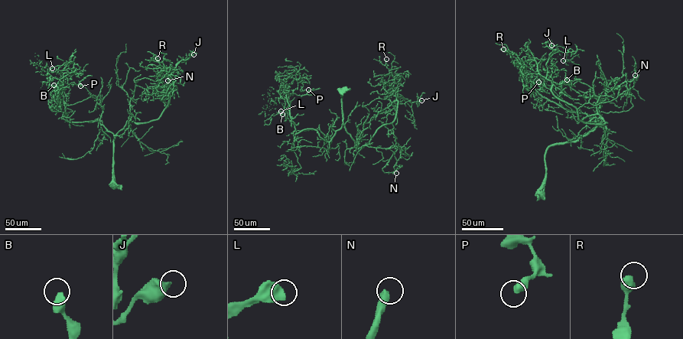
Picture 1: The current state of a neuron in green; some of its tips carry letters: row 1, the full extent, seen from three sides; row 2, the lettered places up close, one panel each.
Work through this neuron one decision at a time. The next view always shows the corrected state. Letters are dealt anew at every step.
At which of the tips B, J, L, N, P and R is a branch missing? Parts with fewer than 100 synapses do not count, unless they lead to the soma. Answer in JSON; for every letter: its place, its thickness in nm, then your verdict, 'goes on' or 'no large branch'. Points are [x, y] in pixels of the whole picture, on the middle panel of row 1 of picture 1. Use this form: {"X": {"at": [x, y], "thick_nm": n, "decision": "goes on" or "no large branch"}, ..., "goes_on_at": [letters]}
{"B": {"at": [282, 114], "thick_nm": 460, "decision": "no large branch"}, "J": {"at": [421, 100], "thick_nm": 550, "decision": "no large branch"}, "L": {"at": [281, 111], "thick_nm": 600, "decision": "no large branch"}, "N": {"at": [396, 173], "thick_nm": 480, "decision": "goes on"}, "P": {"at": [308, 89], "thick_nm": 460, "decision": "no large branch"}, "R": {"at": [386, 59], "thick_nm": 500, "decision": "no large branch"}, "goes_on_at": ["N"]}

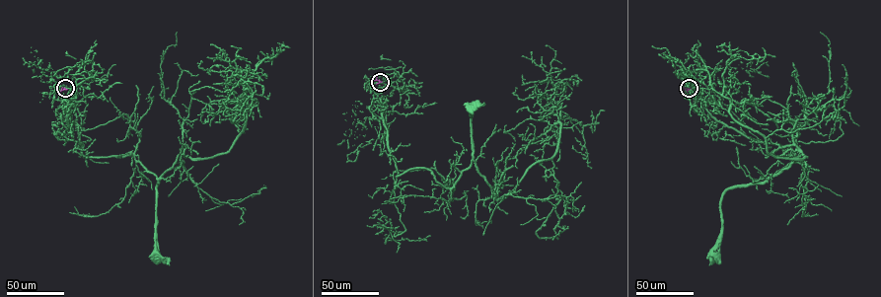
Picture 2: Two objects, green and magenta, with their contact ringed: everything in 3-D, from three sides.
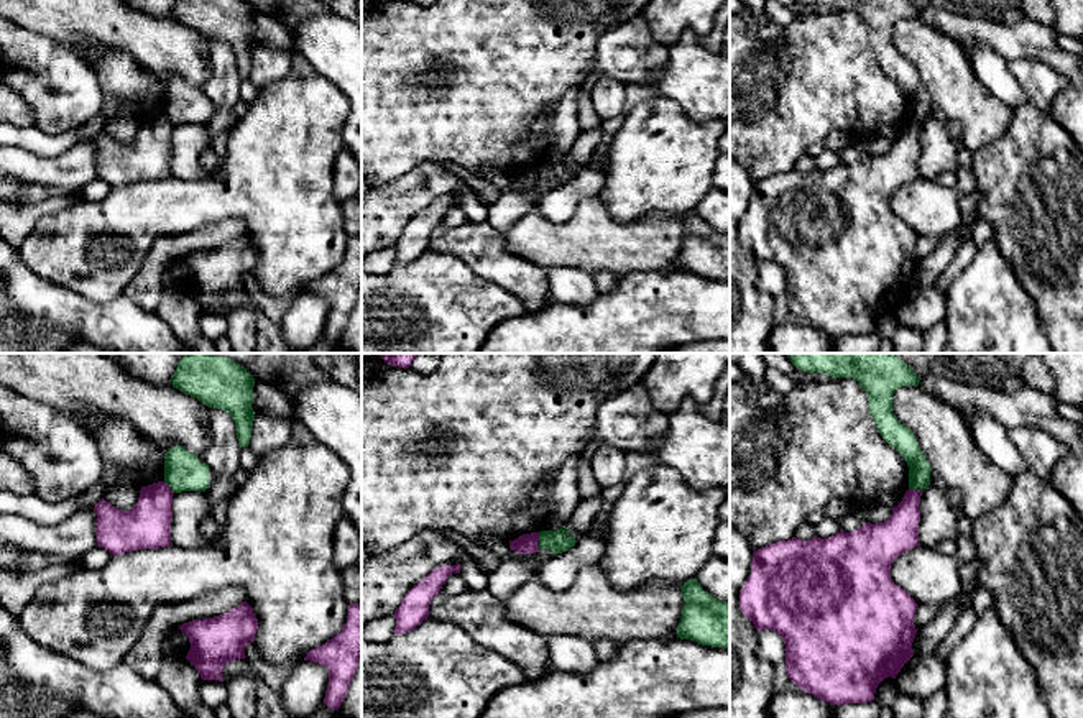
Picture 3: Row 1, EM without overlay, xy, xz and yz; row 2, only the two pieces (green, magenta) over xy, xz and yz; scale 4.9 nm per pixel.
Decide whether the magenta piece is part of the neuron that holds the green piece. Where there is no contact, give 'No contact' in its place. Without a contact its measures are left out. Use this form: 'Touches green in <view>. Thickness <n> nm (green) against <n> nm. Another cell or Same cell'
Touches green in xz. Thickness 110 nm (green) against 100 nm. Another cell

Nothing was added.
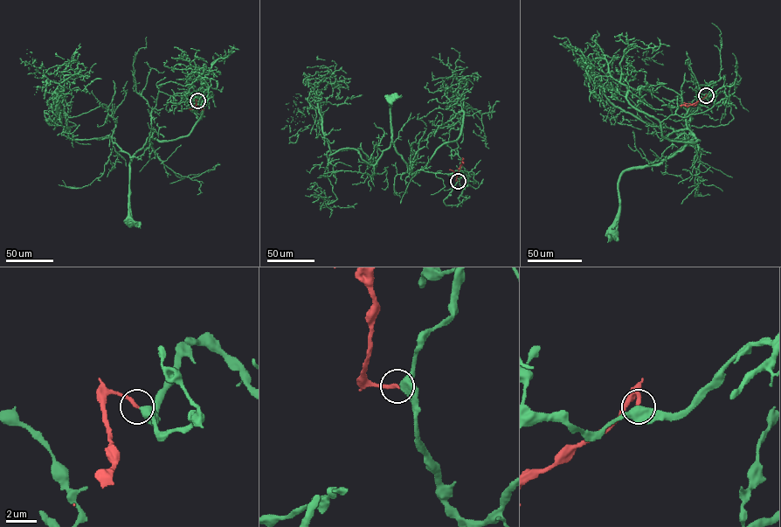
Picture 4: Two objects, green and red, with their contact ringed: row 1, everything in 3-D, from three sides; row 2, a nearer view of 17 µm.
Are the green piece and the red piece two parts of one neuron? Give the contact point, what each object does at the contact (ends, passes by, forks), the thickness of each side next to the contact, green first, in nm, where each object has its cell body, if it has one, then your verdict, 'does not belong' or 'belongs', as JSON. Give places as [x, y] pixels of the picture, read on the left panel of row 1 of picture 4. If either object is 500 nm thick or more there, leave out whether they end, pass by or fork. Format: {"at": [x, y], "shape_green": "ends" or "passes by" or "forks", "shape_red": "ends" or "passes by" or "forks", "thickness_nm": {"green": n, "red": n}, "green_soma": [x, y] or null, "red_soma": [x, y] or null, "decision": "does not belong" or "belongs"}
{"at": [197, 100], "shape_green": "passes by", "shape_red": "ends", "thickness_nm": {"green": 440, "red": 260}, "green_soma": null, "red_soma": null, "decision": "belongs"}

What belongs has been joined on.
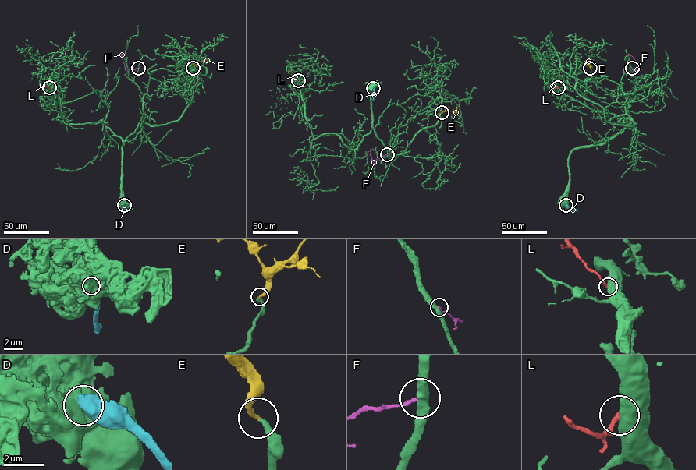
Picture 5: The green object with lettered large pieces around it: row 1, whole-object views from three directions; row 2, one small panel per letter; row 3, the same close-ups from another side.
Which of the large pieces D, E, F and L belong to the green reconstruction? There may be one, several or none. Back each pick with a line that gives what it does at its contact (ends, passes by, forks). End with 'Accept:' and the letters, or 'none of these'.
E: It ends there
Accept: E

